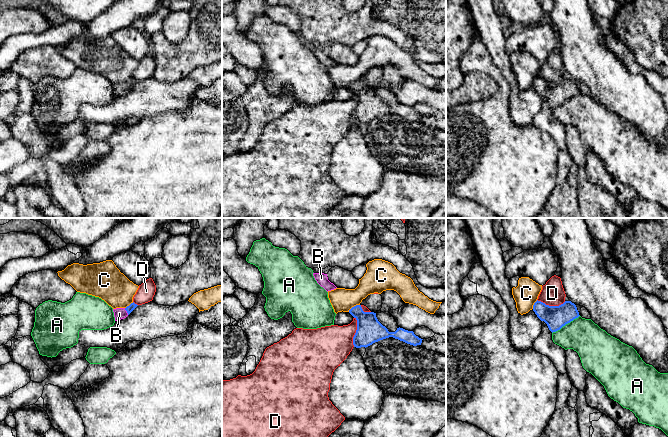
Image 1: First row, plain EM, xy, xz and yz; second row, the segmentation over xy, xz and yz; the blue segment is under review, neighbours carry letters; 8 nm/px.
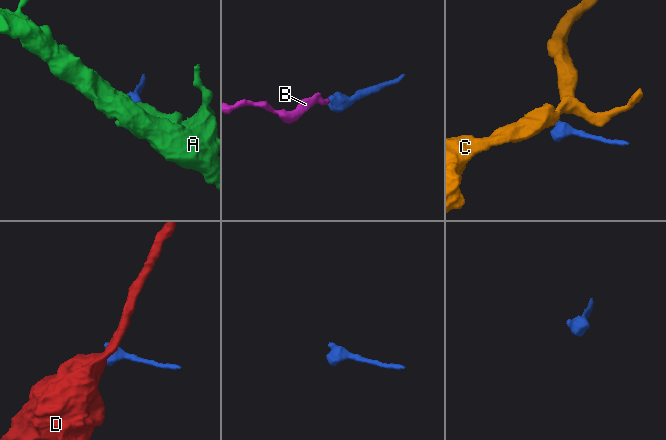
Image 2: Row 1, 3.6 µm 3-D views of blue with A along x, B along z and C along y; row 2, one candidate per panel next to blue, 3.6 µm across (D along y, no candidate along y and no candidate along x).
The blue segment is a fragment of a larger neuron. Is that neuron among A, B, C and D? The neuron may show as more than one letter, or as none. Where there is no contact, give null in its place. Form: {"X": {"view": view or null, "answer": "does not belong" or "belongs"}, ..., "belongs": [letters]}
{"A": {"view": "yz", "answer": "does not belong"}, "B": {"view": "xy", "answer": "belongs"}, "C": {"view": "xz", "answer": "does not belong"}, "D": {"view": "xz", "answer": "does not belong"}, "belongs": ["B"]}

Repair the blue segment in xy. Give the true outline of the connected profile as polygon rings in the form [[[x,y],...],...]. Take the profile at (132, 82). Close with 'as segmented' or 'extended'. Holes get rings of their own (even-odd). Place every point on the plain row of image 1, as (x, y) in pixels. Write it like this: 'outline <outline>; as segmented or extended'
outline [[[134,78],[126,84],[113,85],[115,97],[126,94],[138,81]]]; extended

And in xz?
outline [[[356,81],[349,86],[349,89],[357,96],[357,106],[353,113],[353,121],[356,124],[368,123],[380,116],[393,113],[407,120],[421,121],[422,116],[403,104],[397,104],[395,108],[389,108],[377,95],[376,89],[364,88],[361,81]]]; as segmented

